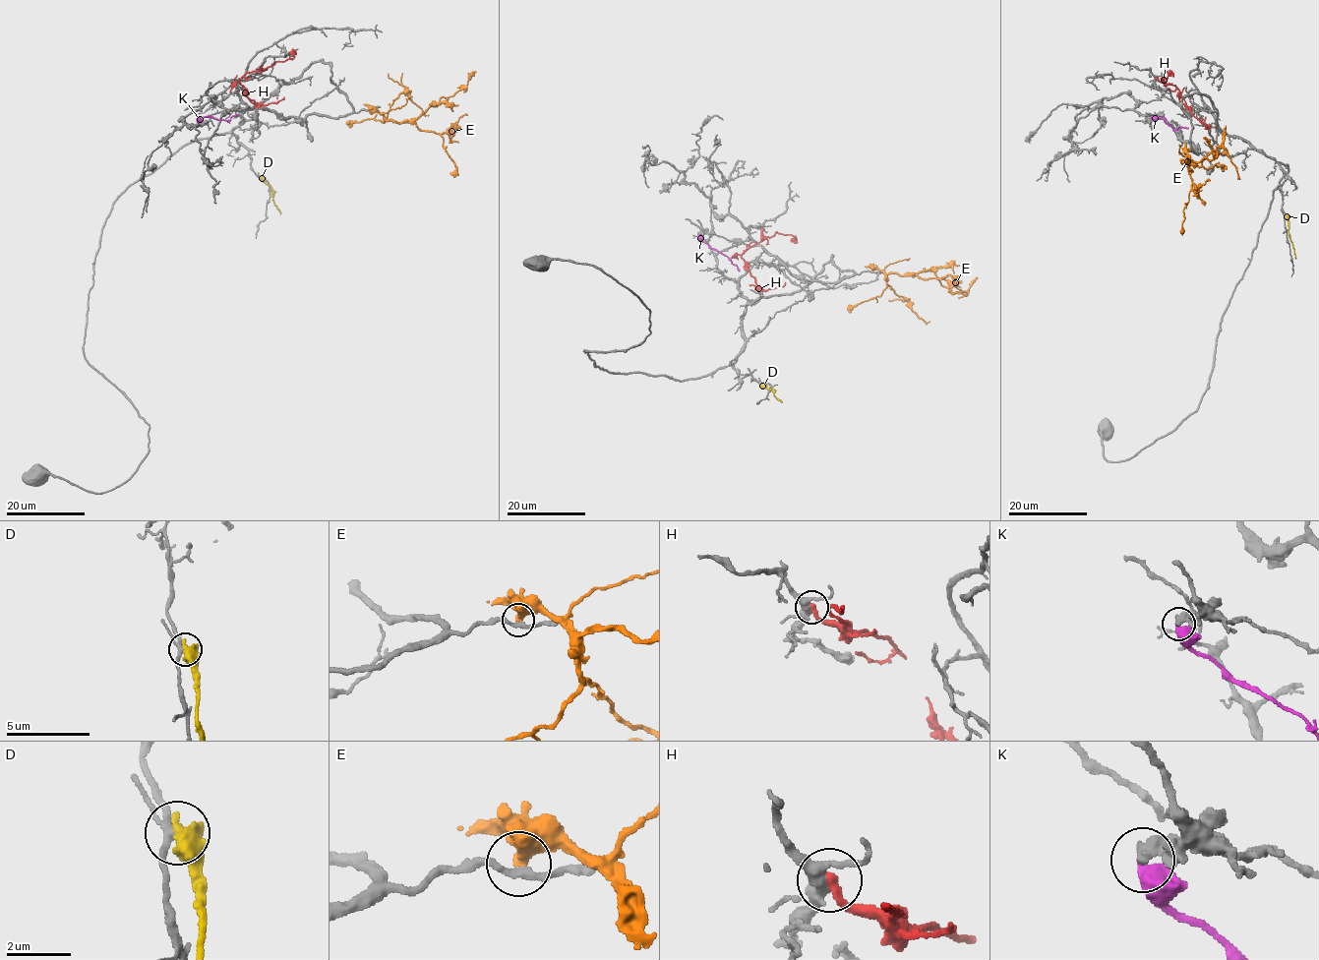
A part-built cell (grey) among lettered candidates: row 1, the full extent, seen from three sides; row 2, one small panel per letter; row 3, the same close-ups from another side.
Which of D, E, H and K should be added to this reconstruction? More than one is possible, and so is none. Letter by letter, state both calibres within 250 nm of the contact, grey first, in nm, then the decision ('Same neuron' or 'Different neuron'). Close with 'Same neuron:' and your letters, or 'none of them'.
D: Thickness 190 nm (grey) against 750 nm. Different neuron
E: Thickness 260 nm (grey) against 600 nm. Different neuron
H: Thickness 360 nm (grey) against 320 nm. Different neuron
K: Thickness 440 nm (grey) against 550 nm. Different neuron
Same neuron: none of them

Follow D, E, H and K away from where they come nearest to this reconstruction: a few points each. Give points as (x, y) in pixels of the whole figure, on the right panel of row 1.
D: (1286, 215), (1295, 259)
E: (1189, 150), (1191, 172), (1190, 160), (1199, 161), (1207, 156), (1214, 159), (1214, 151), (1203, 138)
H: (1157, 78), (1179, 90), (1185, 106), (1203, 123)
K: (1152, 116), (1165, 119), (1173, 128), (1188, 128)

